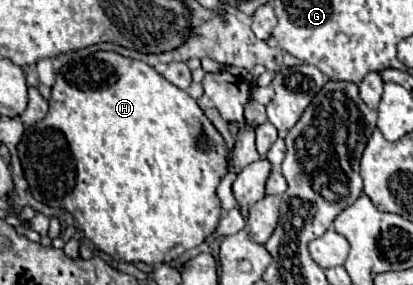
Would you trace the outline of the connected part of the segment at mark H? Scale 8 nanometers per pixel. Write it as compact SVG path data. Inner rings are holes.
M98 51L84 59L70 61L56 73L56 81L50 91L48 103L50 103L48 115L24 131L24 137L18 147L18 157L22 163L24 177L28 181L32 197L50 207L66 209L76 219L76 223L84 231L86 239L98 251L114 257L116 261L124 261L124 263L146 263L146 265L170 263L170 261L178 259L182 253L202 245L204 239L214 233L214 229L220 221L220 199L216 195L216 187L218 187L220 179L228 173L228 147L226 147L226 141L222 139L222 135L210 123L210 119L198 107L196 99L192 99L184 89L178 89L176 85L166 81L160 73L156 73L144 61L128 59L114 51Z

